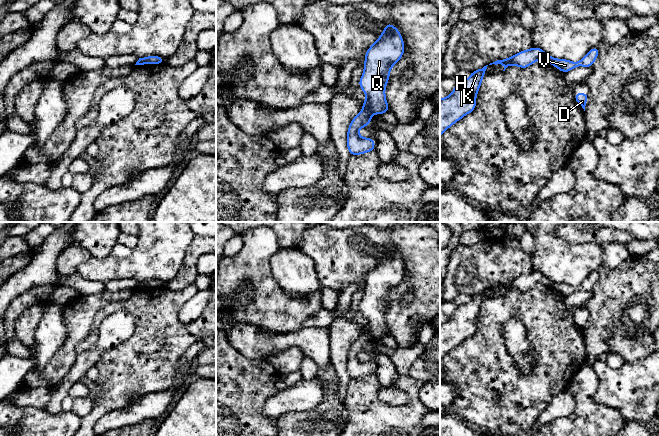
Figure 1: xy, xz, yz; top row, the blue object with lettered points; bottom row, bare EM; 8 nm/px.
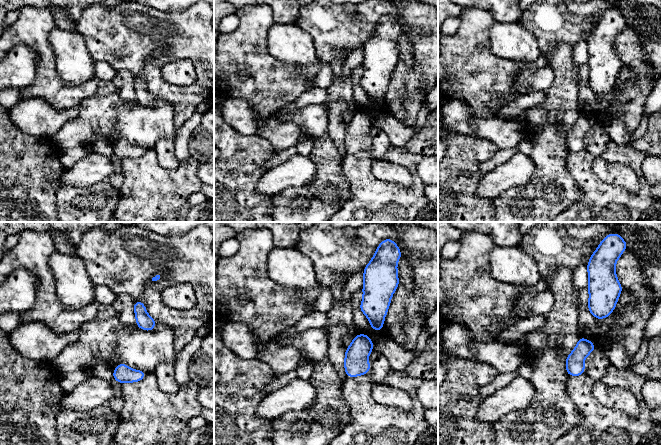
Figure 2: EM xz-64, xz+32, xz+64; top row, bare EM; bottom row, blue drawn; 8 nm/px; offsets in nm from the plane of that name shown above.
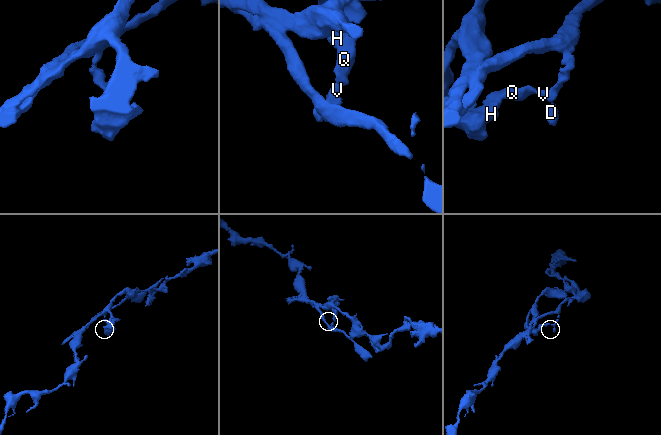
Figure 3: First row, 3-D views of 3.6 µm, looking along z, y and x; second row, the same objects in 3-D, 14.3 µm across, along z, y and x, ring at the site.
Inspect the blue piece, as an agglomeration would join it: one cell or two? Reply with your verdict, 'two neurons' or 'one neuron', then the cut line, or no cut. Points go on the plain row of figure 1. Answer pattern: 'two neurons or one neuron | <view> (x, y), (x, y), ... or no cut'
two neurons | xz (363, 332), (371, 337)

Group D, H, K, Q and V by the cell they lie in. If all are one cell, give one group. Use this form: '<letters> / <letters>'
D V / H K Q

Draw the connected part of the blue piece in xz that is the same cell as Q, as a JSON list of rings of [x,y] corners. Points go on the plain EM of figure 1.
[[[386,247],[379,263],[366,276],[364,296],[359,304],[359,310],[366,318],[363,333],[371,338],[389,335],[385,311],[392,290],[400,284],[403,277],[404,265],[400,255],[391,247]]]

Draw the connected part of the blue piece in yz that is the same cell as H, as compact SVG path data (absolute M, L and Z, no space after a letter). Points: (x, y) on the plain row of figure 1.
M487 290L471 296L468 303L457 306L448 321L440 323L440 361L451 349L474 335L476 319Z

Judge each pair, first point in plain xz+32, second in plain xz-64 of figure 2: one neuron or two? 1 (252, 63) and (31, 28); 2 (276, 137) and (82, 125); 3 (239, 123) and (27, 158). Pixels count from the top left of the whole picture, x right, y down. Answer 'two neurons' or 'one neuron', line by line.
1: one neuron
2: one neuron
3: two neurons

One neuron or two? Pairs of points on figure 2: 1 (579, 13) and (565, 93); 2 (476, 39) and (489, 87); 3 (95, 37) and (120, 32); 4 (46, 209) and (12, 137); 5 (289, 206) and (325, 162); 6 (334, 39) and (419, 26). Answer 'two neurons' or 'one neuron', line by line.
1: two neurons
2: one neuron
3: one neuron
4: one neuron
5: one neuron
6: one neuron

